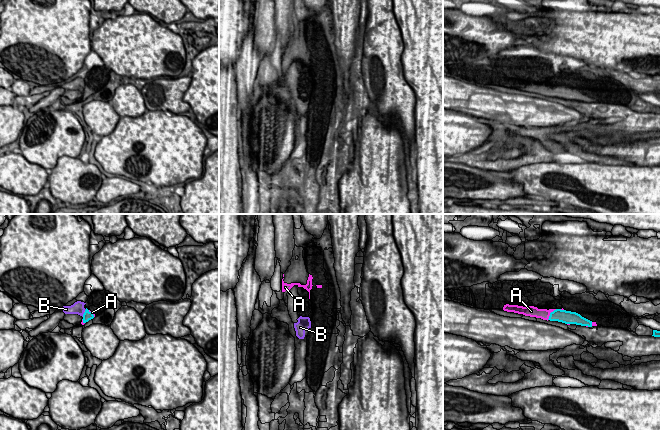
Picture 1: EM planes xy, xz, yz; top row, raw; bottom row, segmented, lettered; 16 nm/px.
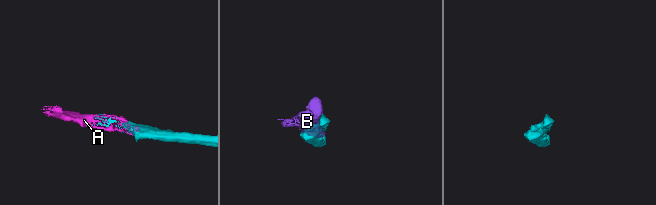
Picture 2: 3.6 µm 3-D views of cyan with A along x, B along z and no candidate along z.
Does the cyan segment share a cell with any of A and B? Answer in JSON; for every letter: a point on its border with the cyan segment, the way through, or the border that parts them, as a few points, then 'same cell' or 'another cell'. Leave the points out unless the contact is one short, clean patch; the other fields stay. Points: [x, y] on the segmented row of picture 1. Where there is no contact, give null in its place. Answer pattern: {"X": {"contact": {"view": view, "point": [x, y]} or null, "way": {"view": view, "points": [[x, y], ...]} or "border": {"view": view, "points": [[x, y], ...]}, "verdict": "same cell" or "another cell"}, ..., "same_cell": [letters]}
{"A": {"contact": {"view": "yz", "point": [550, 313]}, "verdict": "same cell"}, "B": {"contact": {"view": "xy", "point": [83, 314]}, "verdict": "another cell"}, "same_cell": ["A"]}

